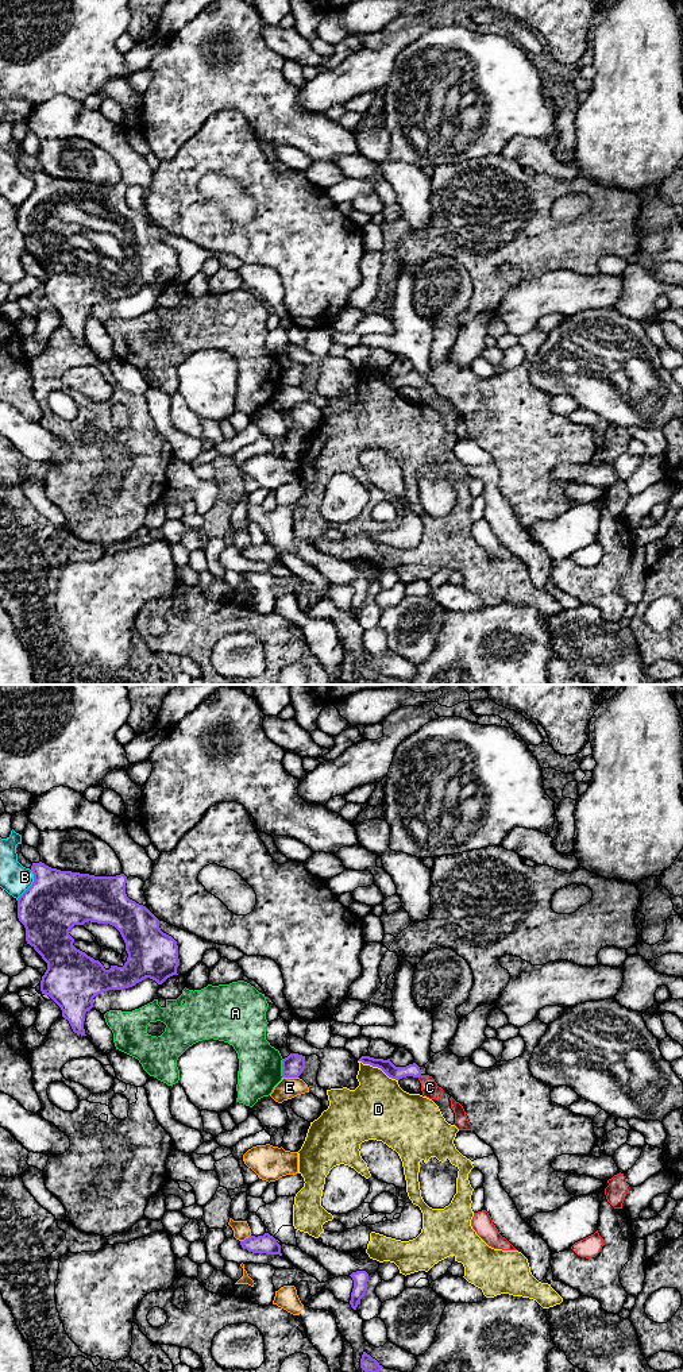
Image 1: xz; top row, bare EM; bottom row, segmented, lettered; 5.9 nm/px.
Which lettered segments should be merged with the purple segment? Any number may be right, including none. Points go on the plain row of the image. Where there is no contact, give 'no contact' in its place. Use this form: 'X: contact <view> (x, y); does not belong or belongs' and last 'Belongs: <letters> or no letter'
A: contact xz (282, 377); does not belong
B: contact xz (31, 193); does not belong
C: contact xz (419, 385); belongs
D: contact xz (378, 376); does not belong
E: contact xz (290, 385); does not belong
Belongs: C

